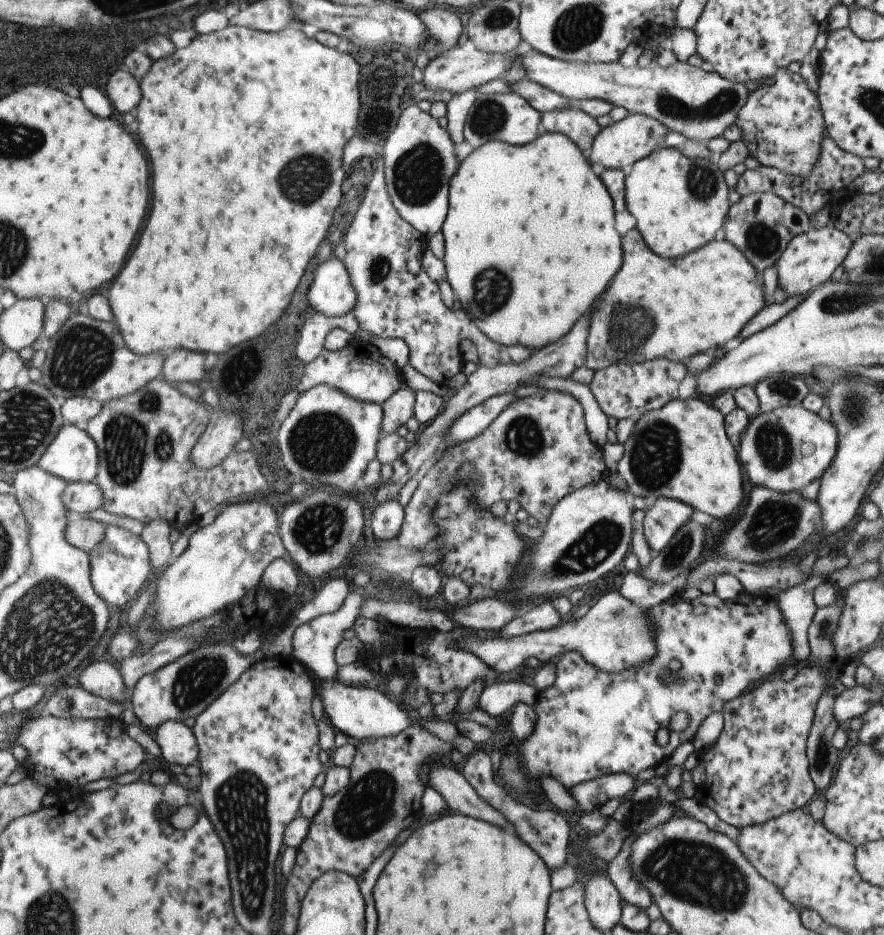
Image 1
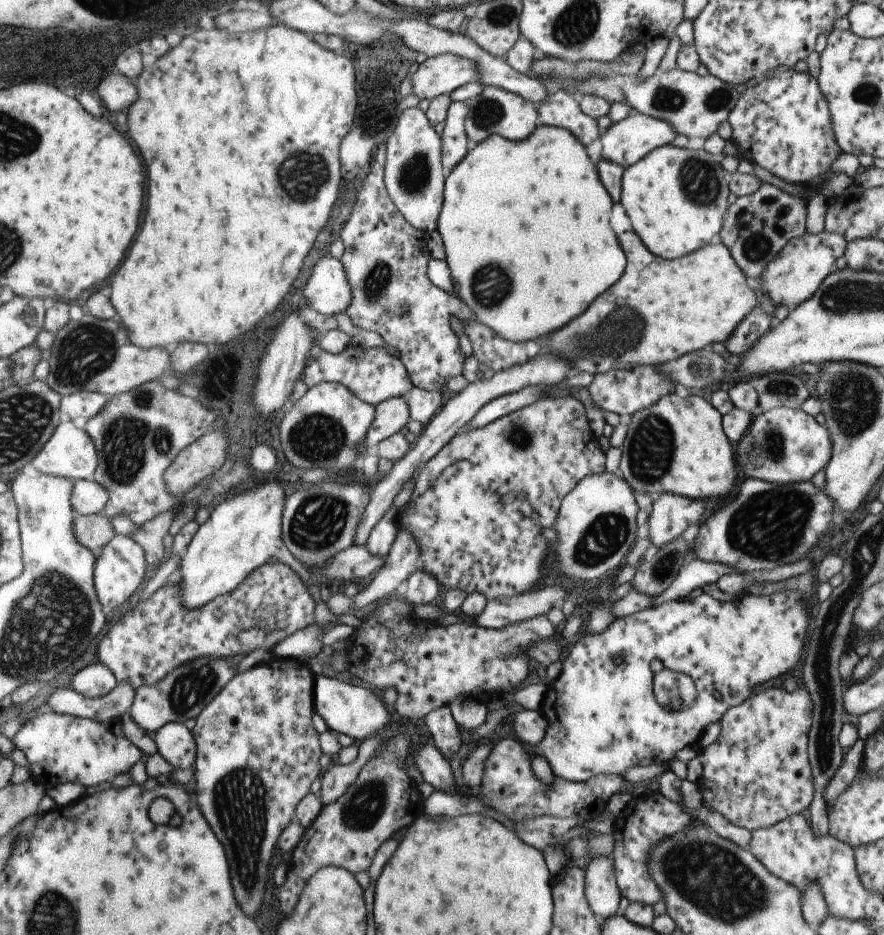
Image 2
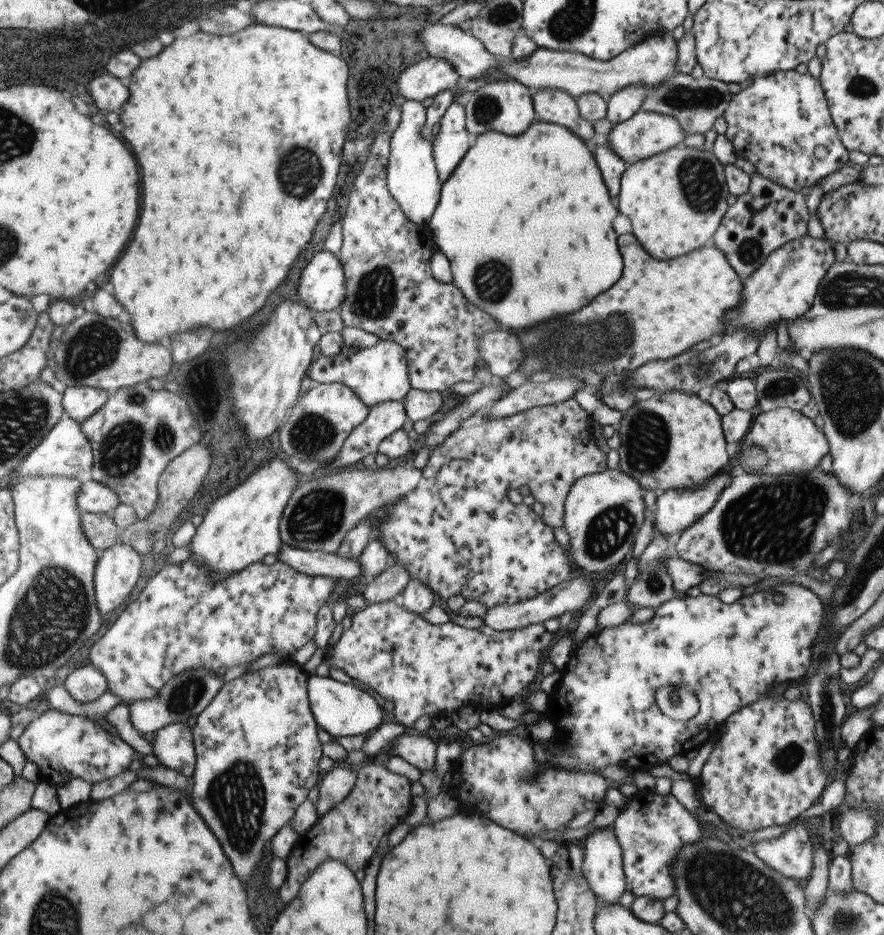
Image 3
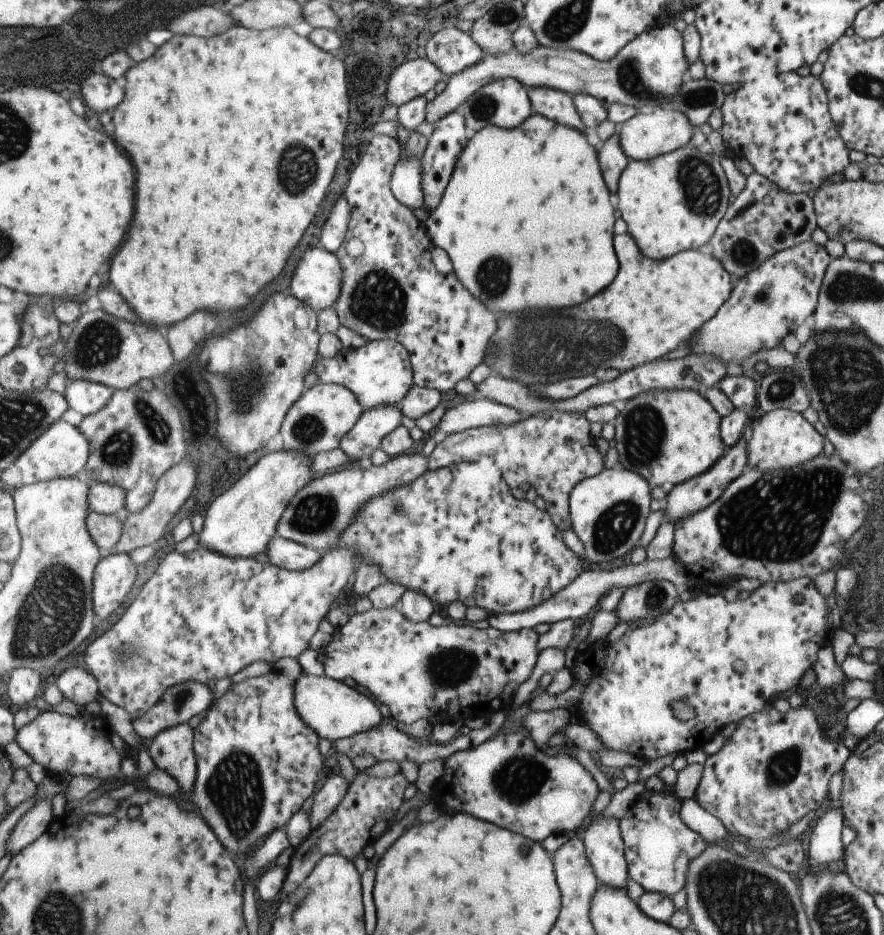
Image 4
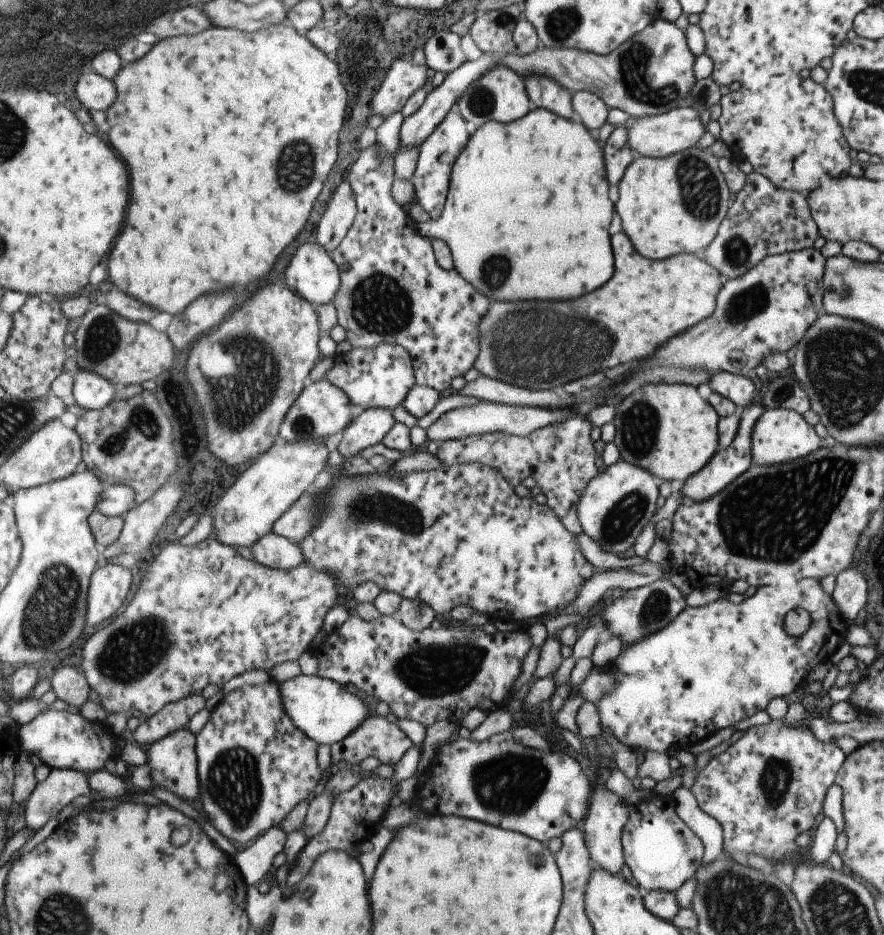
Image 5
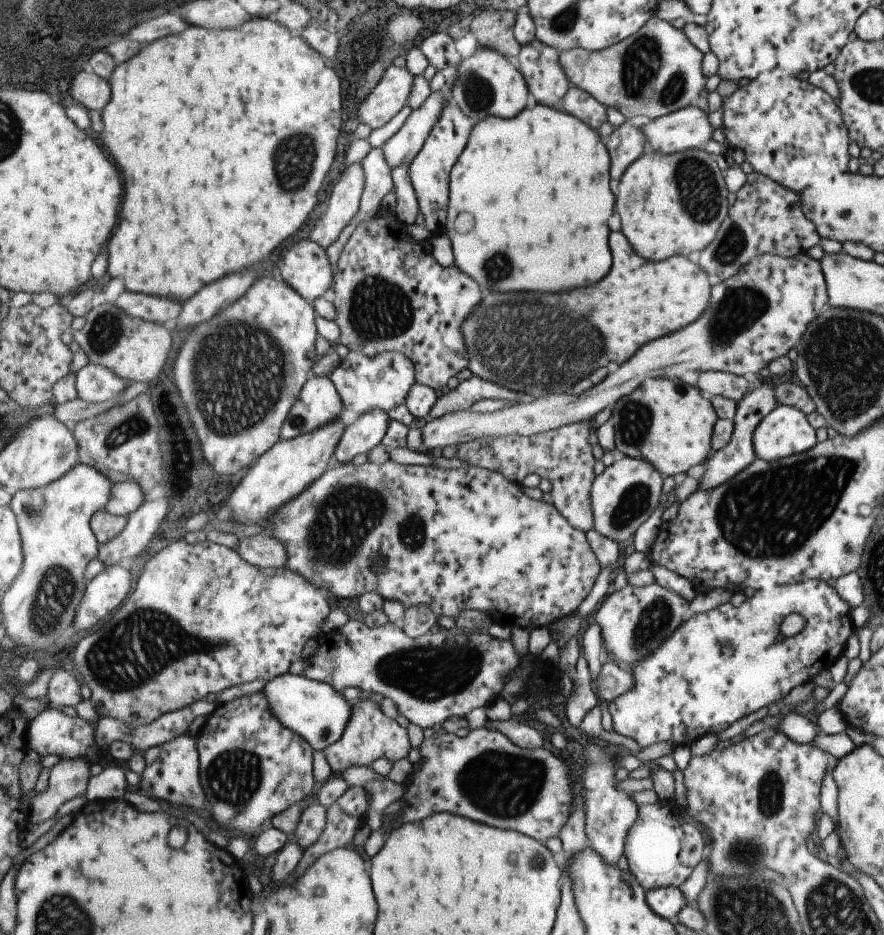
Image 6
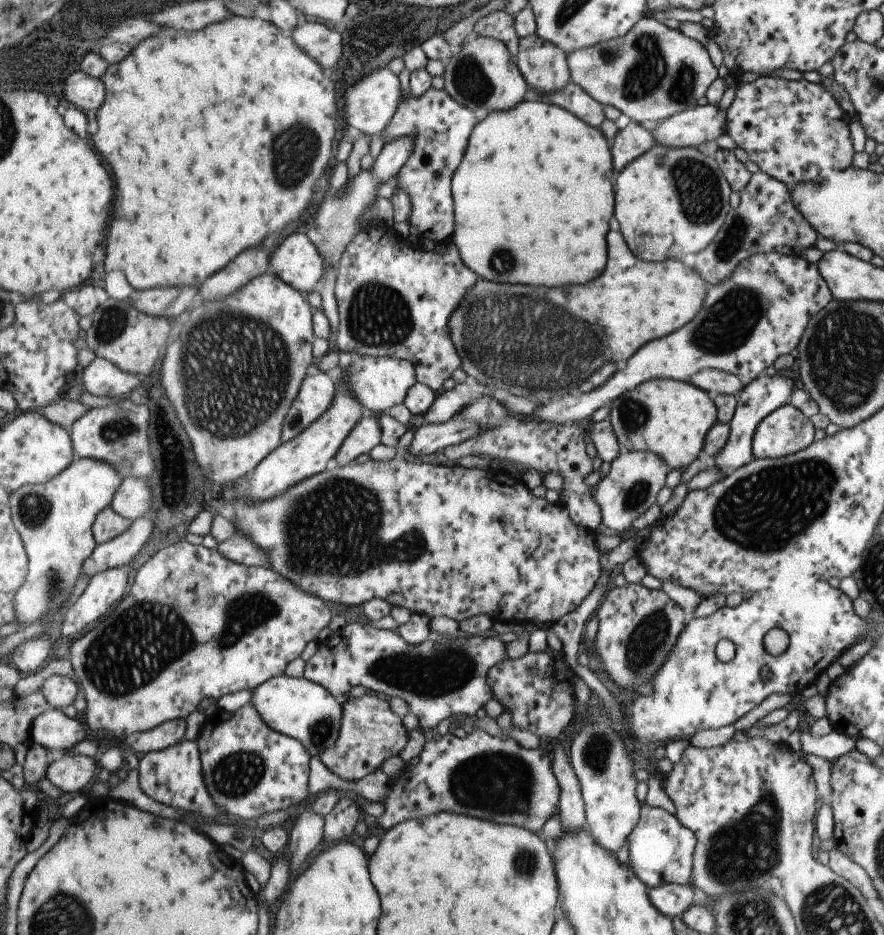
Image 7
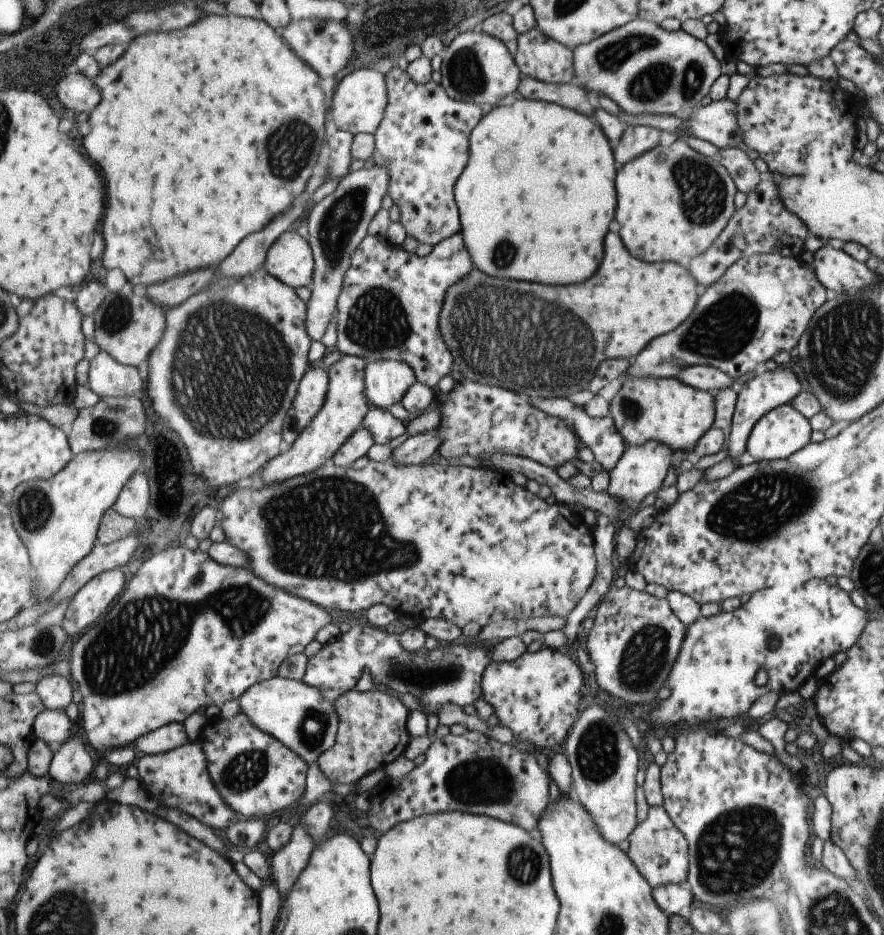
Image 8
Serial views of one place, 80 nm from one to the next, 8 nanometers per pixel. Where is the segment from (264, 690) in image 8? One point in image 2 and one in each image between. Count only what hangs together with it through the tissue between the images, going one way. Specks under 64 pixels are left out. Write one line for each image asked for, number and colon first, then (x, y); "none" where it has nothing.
2: (349, 708)
3: (341, 710)
4: (332, 710)
5: (323, 710)
6: (312, 709)
7: (304, 711)

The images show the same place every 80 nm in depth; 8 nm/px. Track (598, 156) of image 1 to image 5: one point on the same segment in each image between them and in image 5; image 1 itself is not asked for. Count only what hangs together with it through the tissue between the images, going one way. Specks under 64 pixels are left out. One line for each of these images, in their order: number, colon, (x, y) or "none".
2: (625, 142)
3: (645, 133)
4: (644, 136)
5: (660, 135)

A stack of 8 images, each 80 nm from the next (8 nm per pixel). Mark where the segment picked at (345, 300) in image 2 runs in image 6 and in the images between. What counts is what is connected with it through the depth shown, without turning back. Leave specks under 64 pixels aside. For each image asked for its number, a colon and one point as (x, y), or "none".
3: (321, 287)
4: (316, 278)
5: (311, 274)
6: (303, 266)

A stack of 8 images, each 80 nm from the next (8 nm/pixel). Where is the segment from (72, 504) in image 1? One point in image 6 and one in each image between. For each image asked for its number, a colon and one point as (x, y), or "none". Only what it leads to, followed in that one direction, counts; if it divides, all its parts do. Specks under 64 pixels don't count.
2: (87, 497)
3: (93, 497)
4: (105, 499)
5: (116, 500)
6: (125, 497)

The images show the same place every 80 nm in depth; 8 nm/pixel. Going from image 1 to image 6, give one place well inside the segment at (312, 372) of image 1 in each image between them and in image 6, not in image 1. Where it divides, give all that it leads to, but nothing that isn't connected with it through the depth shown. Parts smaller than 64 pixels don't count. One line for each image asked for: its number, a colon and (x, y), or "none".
2: (372, 374)
3: (378, 373)
4: (378, 373)
5: (381, 377)
6: (381, 381)

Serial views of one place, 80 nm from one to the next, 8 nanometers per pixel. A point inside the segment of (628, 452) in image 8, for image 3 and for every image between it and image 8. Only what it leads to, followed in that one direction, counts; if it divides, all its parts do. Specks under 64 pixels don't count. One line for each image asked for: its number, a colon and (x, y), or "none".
3: (603, 511)
4: (607, 511)
5: (615, 505)
6: (622, 497)
7: (634, 477)

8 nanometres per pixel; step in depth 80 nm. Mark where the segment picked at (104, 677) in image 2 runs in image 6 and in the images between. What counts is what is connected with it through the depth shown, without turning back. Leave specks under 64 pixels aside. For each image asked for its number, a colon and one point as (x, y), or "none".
3: (83, 684)
4: (75, 685)
5: (68, 684)
6: (63, 688)

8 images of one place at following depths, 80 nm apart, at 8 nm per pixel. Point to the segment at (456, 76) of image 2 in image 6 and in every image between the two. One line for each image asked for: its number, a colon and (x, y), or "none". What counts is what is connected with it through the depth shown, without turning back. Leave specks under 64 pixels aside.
3: (426, 77)
4: (412, 78)
5: (403, 78)
6: (389, 94)

